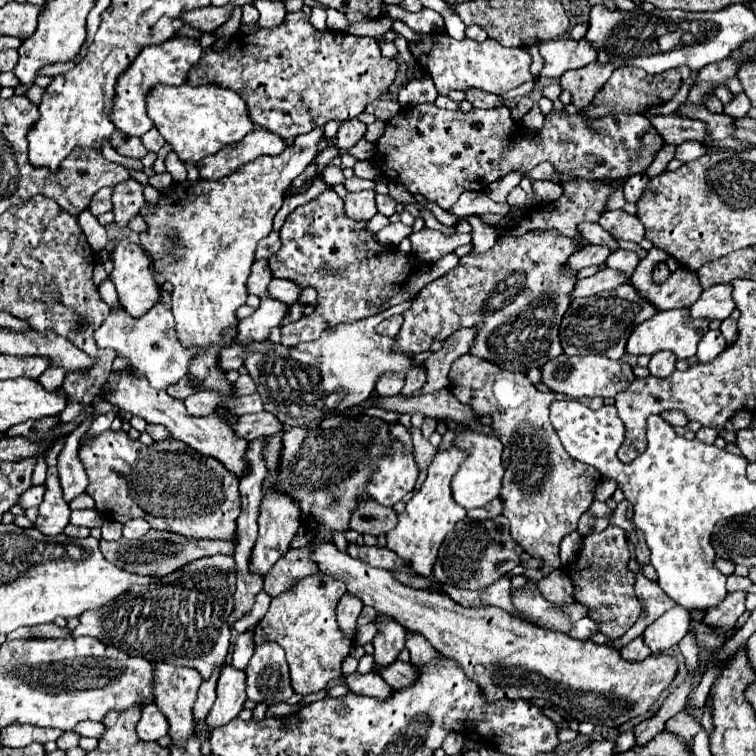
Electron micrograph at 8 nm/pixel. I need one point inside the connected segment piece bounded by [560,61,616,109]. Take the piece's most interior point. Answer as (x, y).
(584, 83)

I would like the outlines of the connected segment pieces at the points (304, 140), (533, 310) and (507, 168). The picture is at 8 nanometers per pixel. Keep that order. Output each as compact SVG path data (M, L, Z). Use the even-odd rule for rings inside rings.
M316 127L316 131L298 135L280 155L258 157L222 179L172 183L160 191L156 207L146 203L140 211L148 225L148 231L140 233L140 245L150 257L154 271L174 285L172 313L178 339L186 347L208 347L190 361L188 375L202 381L200 391L222 391L226 395L222 405L232 403L234 393L232 385L224 379L224 371L216 365L220 351L216 343L226 329L238 325L236 309L248 297L246 279L254 263L256 245L270 235L272 219L284 201L284 191L314 159L320 139L322 127Z
M554 229L546 231L526 231L518 237L498 237L496 245L486 253L470 253L460 257L460 263L448 271L446 275L428 283L414 299L410 309L402 313L404 323L394 339L392 349L418 355L430 349L432 341L444 341L454 331L462 327L474 327L476 339L470 347L470 355L476 355L484 361L490 361L506 371L520 371L526 373L528 369L542 367L550 359L562 353L560 339L558 339L558 323L566 313L572 291L576 285L576 271L560 269L568 263L568 257L580 249L576 239L564 237Z
M422 103L422 105L402 107L396 117L392 117L390 121L386 121L386 129L384 129L382 137L376 141L376 153L374 153L372 161L376 163L376 167L380 169L380 173L382 173L388 181L400 183L400 185L404 185L412 195L422 195L424 199L438 203L442 209L448 209L448 207L452 207L452 205L458 201L458 197L460 197L464 191L486 191L490 183L502 179L504 175L508 175L508 173L512 173L512 171L526 173L526 171L534 169L538 163L546 161L549 161L558 173L566 173L566 175L578 177L578 179L626 179L626 177L630 177L630 175L646 173L646 169L648 169L650 163L654 161L654 157L656 157L656 153L662 149L662 145L664 145L664 143L662 143L662 137L658 135L658 131L654 131L654 127L650 127L650 121L648 121L644 115L640 115L640 113L636 113L636 115L604 115L604 117L592 119L592 117L584 117L584 115L580 115L580 113L568 115L566 109L562 109L562 111L556 111L556 109L554 109L554 111L550 111L550 113L544 117L544 127L542 127L542 129L530 130L521 124L519 124L518 127L516 121L510 117L508 107L504 107L504 105L502 105L502 107L494 107L494 109L472 109L472 111L464 113L464 111L438 109L434 103Z

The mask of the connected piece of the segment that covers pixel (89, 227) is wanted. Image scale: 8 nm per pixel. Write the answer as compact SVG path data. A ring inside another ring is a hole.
M88 209L78 215L78 225L80 225L80 229L84 231L84 235L86 235L86 239L88 239L90 247L92 247L92 251L104 249L104 245L106 245L106 241L108 241L108 239L106 239L106 229L104 229L104 225L98 223L98 219L96 219Z

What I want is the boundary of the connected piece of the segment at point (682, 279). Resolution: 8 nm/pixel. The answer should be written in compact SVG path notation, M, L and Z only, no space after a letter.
M653 247L638 263L634 275L630 277L630 283L658 311L676 309L676 307L692 307L702 293L696 271L688 271L686 267L679 268L660 285L652 280L652 268L659 262L666 261L668 257L666 252Z

